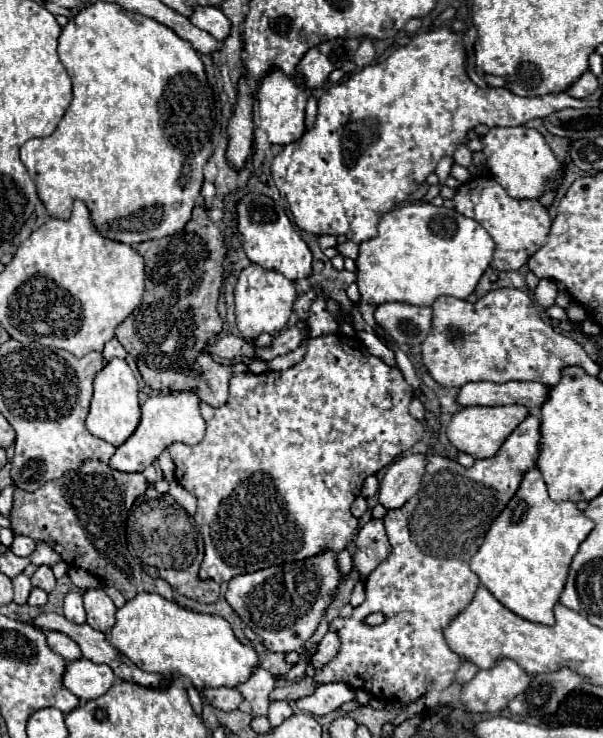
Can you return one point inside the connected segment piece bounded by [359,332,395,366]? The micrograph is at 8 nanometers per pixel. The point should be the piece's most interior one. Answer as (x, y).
(374, 345)

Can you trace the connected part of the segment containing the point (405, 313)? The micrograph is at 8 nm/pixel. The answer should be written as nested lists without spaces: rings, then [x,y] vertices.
[[[387,302],[377,306],[375,320],[397,344],[421,344],[431,330],[433,310],[429,306],[411,306],[403,302]]]

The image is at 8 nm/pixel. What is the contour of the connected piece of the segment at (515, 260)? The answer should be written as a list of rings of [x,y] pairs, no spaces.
[[[475,176],[469,182],[463,182],[457,188],[453,198],[455,210],[467,218],[479,222],[495,240],[495,256],[491,268],[499,272],[519,270],[527,264],[527,258],[533,256],[541,246],[547,244],[549,230],[551,230],[551,216],[545,206],[537,200],[517,200],[511,198],[505,188],[495,182],[491,176]]]

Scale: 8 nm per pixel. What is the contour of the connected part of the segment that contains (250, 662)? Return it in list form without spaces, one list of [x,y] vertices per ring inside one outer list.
[[[151,592],[137,594],[117,610],[107,640],[141,670],[165,676],[187,676],[197,690],[205,686],[237,686],[245,682],[257,666],[257,652],[235,638],[227,620],[187,610]]]

